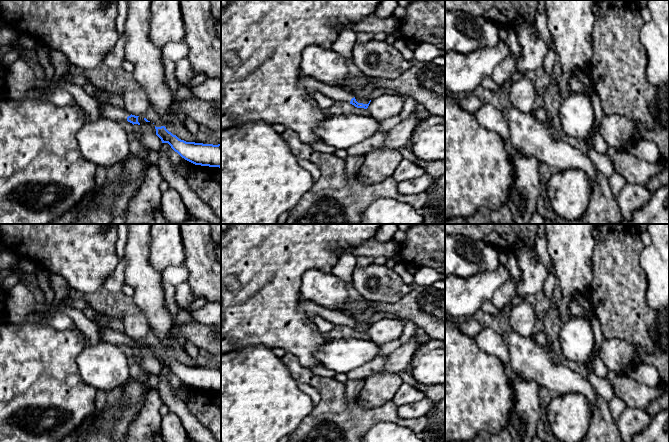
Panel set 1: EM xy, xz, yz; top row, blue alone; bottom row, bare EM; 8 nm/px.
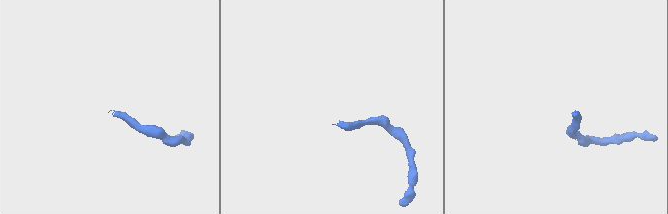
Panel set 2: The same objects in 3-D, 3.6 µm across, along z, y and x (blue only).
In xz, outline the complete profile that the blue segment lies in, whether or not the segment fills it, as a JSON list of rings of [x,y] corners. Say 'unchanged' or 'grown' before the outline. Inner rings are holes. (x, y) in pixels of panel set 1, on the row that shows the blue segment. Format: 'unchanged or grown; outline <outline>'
grown; outline [[[305,75],[300,76],[299,84],[303,88],[305,88],[309,93],[320,92],[323,95],[332,98],[336,101],[349,102],[350,104],[354,105],[357,108],[367,109],[371,102],[370,100],[368,104],[358,103],[352,92],[345,91],[341,87],[334,87],[326,85],[324,83],[320,83],[315,79]]]

